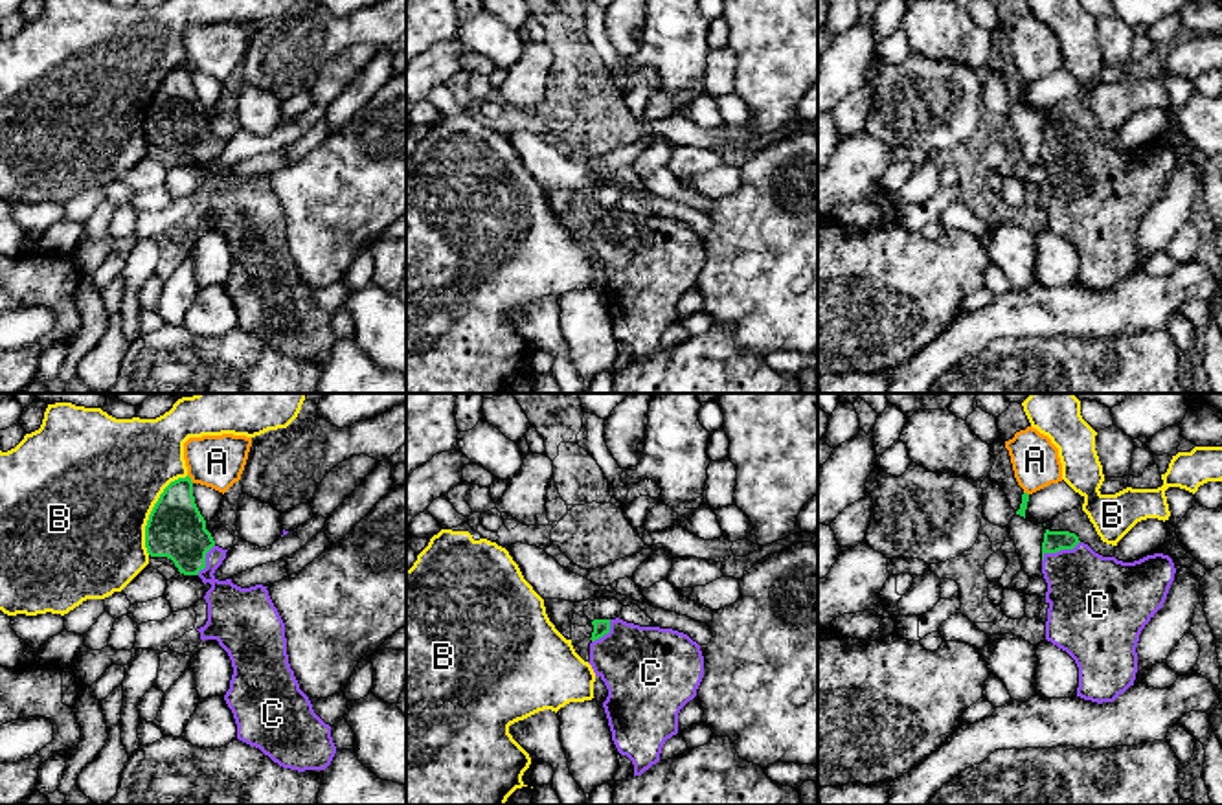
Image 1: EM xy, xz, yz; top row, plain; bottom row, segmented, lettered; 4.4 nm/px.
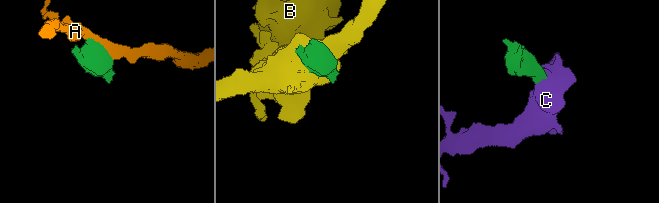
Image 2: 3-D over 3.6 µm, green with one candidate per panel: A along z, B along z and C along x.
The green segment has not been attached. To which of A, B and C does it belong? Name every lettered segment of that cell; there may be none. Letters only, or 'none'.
C

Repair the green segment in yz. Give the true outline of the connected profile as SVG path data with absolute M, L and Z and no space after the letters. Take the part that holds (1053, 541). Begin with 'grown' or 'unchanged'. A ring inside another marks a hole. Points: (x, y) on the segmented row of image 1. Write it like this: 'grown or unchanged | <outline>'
grown | M1049 531L1042 542L1042 573L1047 583L1046 640L1066 651L1079 667L1077 697L1097 704L1114 702L1134 686L1137 641L1145 625L1163 607L1174 581L1174 562L1154 553L1134 562L1103 557L1075 533Z

